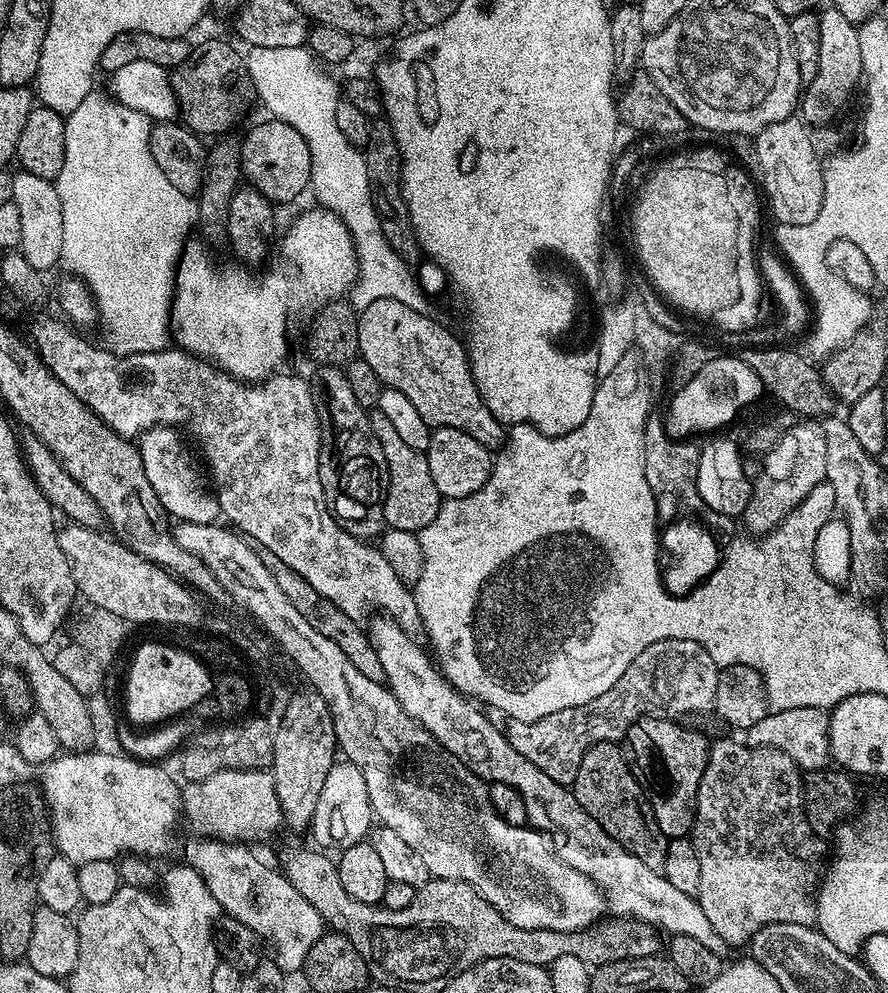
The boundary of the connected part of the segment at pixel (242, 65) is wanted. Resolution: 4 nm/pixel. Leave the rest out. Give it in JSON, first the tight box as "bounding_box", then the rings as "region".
{"bounding_box":[170,40,254,138],"region":[[[224,40],[196,44],[185,61],[171,69],[170,83],[180,107],[179,119],[185,128],[201,138],[216,138],[232,130],[236,119],[247,110],[248,103],[254,100],[245,57],[241,53],[239,56]]]}

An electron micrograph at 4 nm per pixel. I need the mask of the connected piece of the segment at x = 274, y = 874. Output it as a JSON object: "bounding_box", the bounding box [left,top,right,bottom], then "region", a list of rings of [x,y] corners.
{"bounding_box":[184,838,326,973],"region":[[[202,838],[184,846],[184,858],[198,872],[215,898],[219,909],[249,926],[272,950],[272,959],[281,972],[299,973],[310,947],[326,934],[326,925],[317,910],[299,894],[288,879],[260,860],[245,843]]]}

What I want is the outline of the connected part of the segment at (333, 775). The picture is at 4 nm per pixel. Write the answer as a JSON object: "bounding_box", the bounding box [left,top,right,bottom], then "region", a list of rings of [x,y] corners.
{"bounding_box":[310,762,374,850],"region":[[[347,762],[333,764],[330,774],[326,774],[326,782],[322,785],[322,795],[318,798],[318,806],[314,806],[314,818],[310,825],[310,833],[312,832],[313,838],[317,840],[315,843],[324,850],[349,848],[361,843],[367,837],[364,835],[367,834],[371,824],[374,824],[374,817],[370,806],[370,794],[366,794],[366,778],[362,778],[362,770],[358,770],[358,766]]]}

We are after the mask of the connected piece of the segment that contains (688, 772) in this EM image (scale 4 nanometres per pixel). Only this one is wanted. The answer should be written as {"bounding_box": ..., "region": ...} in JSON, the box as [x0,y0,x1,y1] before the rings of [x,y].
{"bounding_box":[626,714,710,838],"region":[[[648,714],[628,727],[626,744],[630,749],[630,767],[648,795],[658,830],[669,838],[684,838],[691,833],[696,817],[696,795],[708,765],[710,740],[692,728],[683,728],[680,725],[683,723],[675,719],[656,718]]]}

